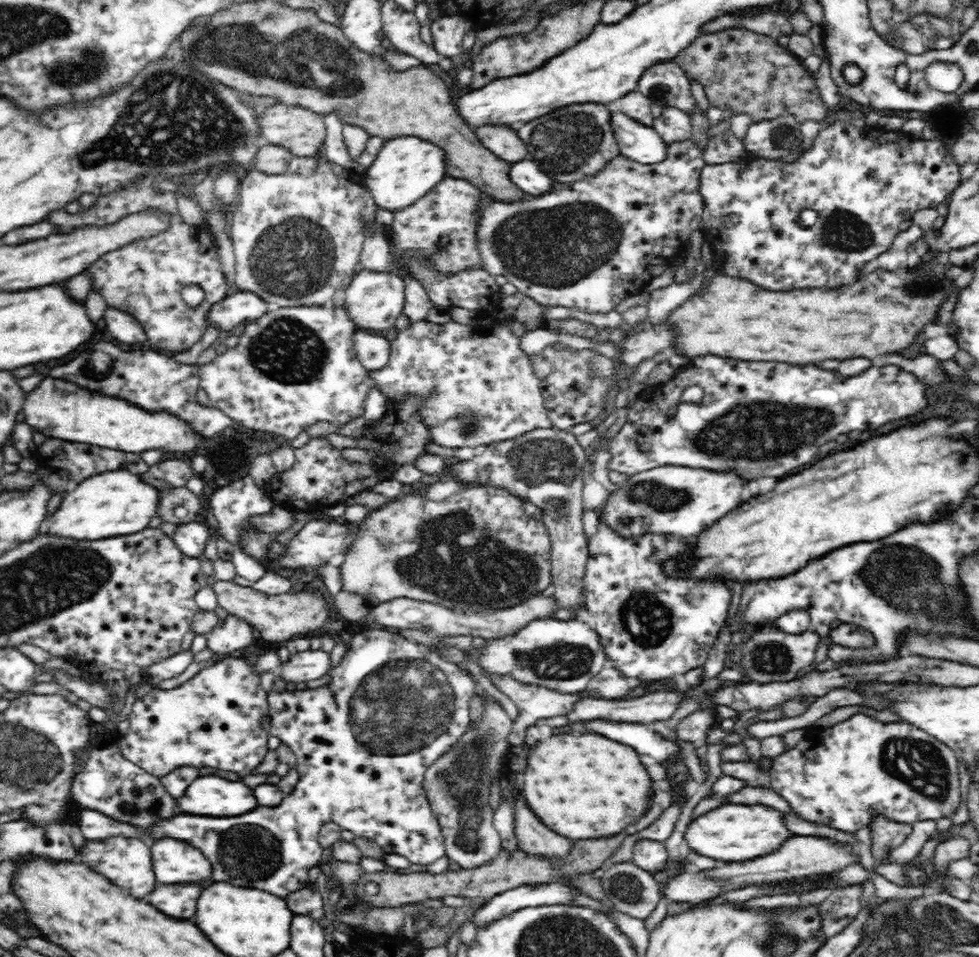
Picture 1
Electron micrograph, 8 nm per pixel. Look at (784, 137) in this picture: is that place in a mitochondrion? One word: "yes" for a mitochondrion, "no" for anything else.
yes

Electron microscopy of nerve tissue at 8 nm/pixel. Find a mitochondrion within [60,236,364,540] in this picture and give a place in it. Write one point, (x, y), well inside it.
(288, 351)

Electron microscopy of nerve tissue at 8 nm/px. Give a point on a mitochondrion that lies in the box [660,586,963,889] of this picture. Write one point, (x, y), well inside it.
(919, 763)

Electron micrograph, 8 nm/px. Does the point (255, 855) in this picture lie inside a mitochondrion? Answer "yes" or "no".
yes

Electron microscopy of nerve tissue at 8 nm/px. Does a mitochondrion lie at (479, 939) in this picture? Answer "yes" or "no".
no

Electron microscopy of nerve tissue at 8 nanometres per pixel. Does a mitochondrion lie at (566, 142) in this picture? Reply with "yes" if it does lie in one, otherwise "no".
yes

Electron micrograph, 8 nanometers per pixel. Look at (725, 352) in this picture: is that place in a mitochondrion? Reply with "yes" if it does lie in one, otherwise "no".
no

